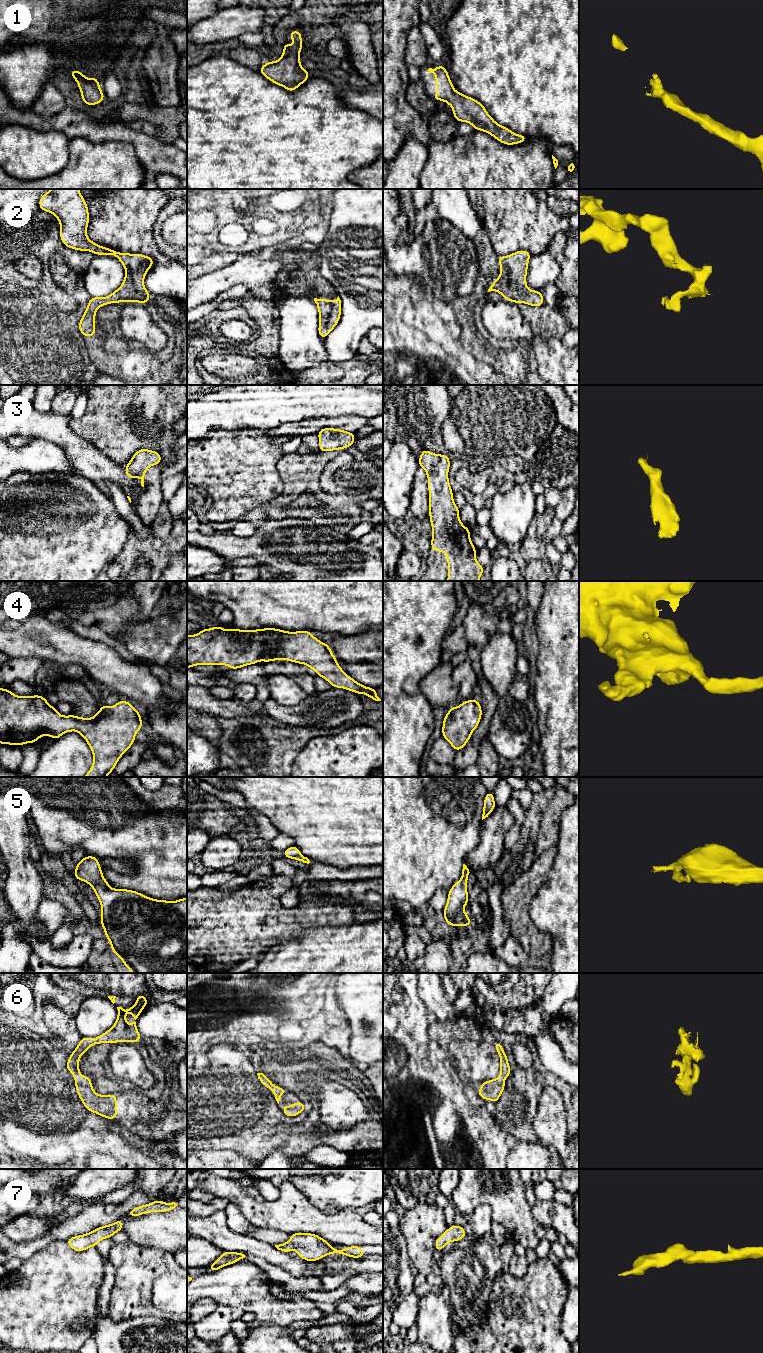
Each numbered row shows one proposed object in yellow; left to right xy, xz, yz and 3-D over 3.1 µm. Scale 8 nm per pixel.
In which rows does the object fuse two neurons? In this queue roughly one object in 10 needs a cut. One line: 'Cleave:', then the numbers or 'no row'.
Cleave: no row

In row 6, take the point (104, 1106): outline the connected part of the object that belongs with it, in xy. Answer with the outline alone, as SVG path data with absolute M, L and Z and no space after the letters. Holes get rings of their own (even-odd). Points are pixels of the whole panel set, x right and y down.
M145 995L135 996L137 1001L134 1006L130 1006L127 1010L122 1007L117 1007L118 1015L114 1025L104 1032L99 1037L81 1038L77 1047L68 1058L67 1070L75 1077L75 1088L77 1094L89 1112L93 1112L107 1118L109 1120L116 1119L117 1113L117 1097L114 1093L99 1095L92 1087L92 1080L88 1076L82 1076L79 1070L79 1060L81 1056L88 1050L89 1047L101 1043L115 1044L117 1042L140 1042L141 1036L136 1027L137 1020L140 1013L148 1005L148 1001ZM132 1013L134 1020L131 1026L128 1026L125 1015Z

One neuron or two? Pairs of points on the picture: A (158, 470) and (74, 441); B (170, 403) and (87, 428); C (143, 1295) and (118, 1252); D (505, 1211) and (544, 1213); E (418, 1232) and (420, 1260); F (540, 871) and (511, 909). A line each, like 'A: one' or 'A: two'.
A: one
B: one
C: one
D: two
E: one
F: one

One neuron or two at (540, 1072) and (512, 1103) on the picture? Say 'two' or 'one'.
one

